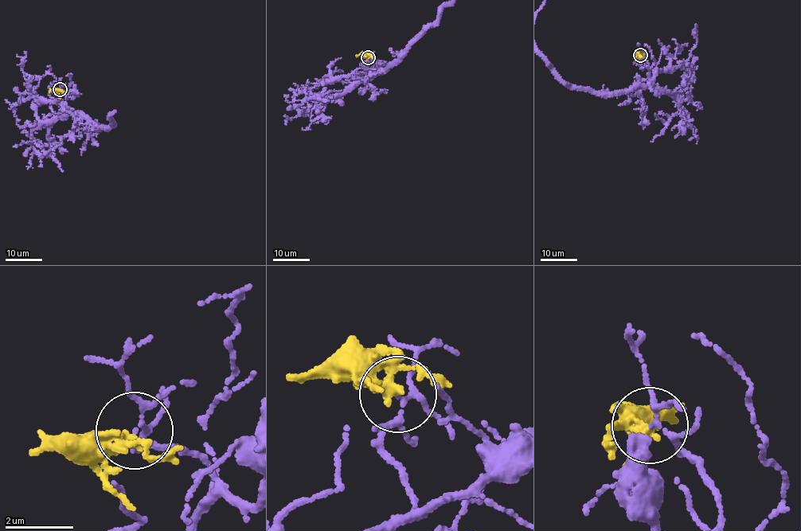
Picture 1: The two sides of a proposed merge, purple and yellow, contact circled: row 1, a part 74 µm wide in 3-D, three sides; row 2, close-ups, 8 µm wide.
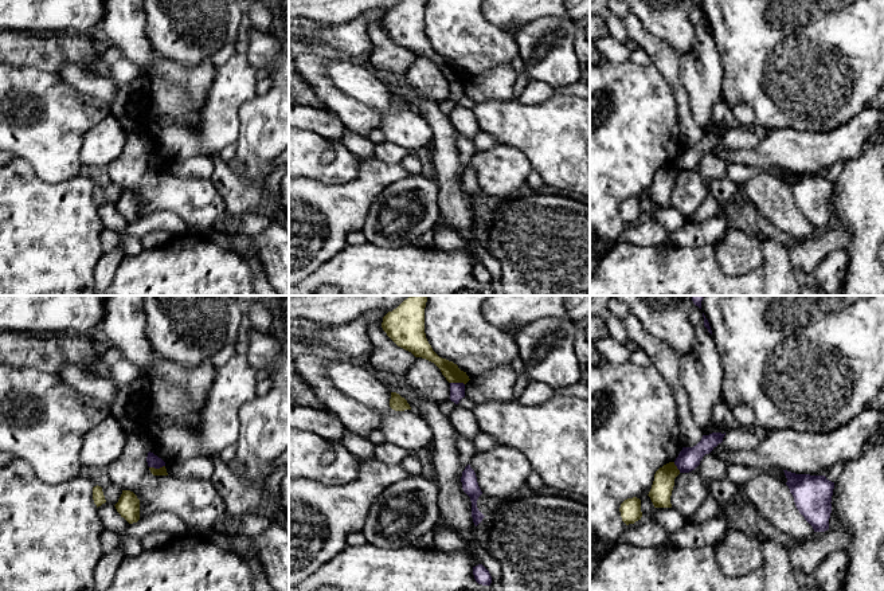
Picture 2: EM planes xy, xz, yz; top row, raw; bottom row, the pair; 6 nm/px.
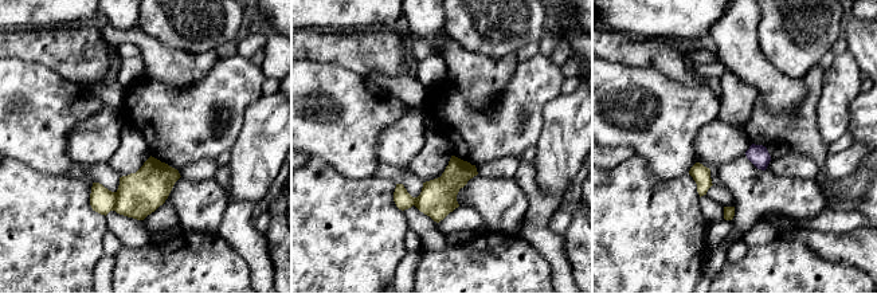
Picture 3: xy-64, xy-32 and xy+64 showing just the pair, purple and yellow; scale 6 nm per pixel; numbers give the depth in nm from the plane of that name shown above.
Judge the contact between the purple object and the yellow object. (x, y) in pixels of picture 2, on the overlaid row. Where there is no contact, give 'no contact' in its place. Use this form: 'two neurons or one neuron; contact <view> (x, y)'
two neurons; contact xy (156, 468)

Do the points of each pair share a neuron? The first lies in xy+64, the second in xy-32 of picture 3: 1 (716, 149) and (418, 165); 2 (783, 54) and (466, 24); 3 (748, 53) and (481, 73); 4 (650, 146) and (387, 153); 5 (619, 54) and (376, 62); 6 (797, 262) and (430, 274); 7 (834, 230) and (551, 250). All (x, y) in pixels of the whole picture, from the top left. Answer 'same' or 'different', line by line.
1: different
2: same
3: different
4: different
5: same
6: same
7: different

